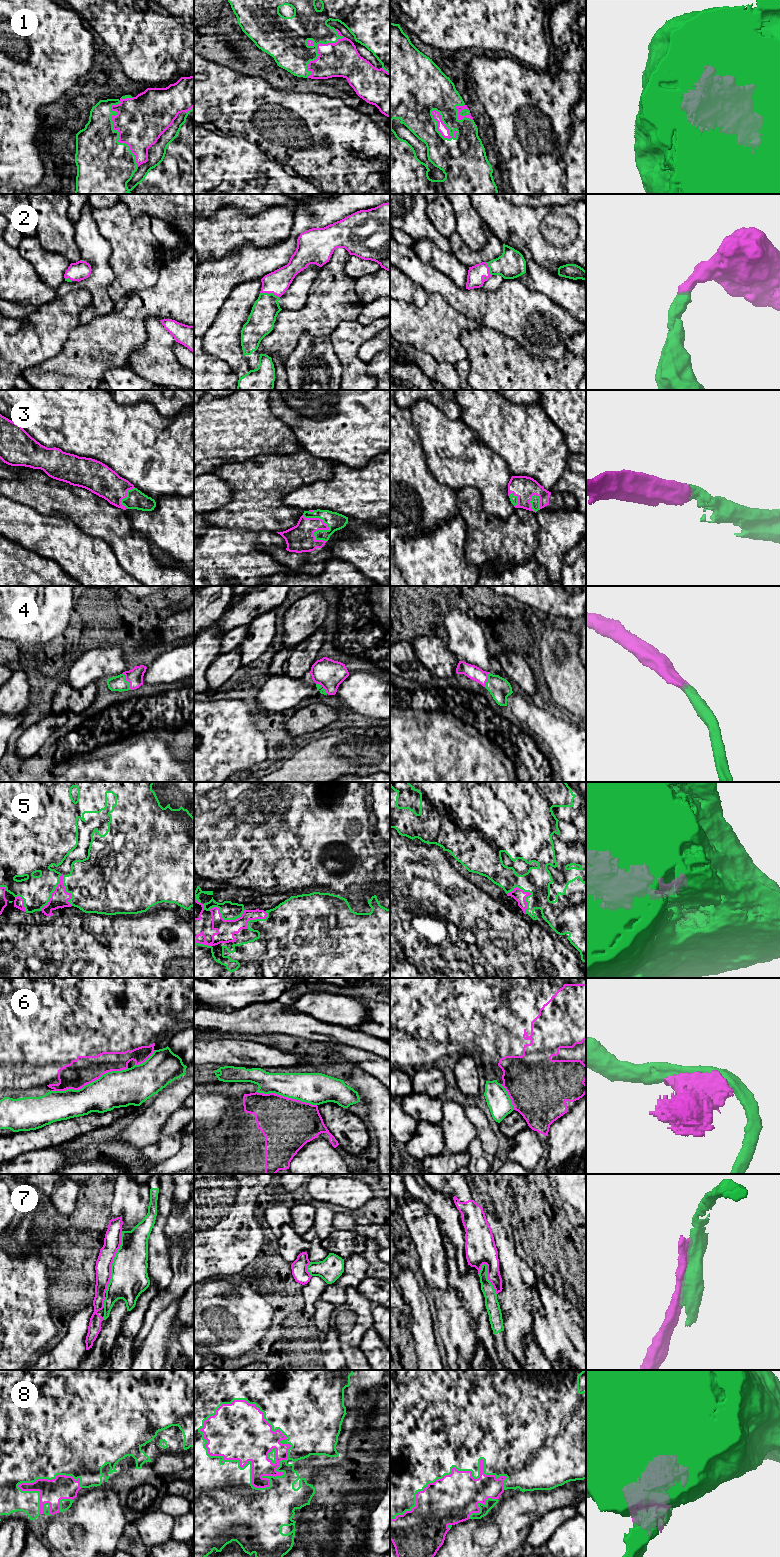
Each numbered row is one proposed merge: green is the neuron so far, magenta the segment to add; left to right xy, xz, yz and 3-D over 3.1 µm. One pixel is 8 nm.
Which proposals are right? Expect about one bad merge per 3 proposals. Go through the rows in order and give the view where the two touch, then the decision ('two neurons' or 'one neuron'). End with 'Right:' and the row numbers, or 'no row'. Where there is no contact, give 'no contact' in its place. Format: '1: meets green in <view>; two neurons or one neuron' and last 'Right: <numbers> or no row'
1: meets green in xy; one neuron
2: meets green in xz; one neuron
3: meets green in xz; one neuron
4: meets green in xy; one neuron
5: meets green in xy; one neuron
6: meets green in xy; two neurons
7: meets green in xy; two neurons
8: meets green in xz; one neuron
Right: 1, 2, 3, 4, 5, 8

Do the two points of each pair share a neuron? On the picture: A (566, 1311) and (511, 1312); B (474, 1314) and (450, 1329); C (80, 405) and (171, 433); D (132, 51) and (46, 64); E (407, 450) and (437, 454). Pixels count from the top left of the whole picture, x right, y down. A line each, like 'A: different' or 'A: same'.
A: different
B: different
C: same
D: different
E: different

